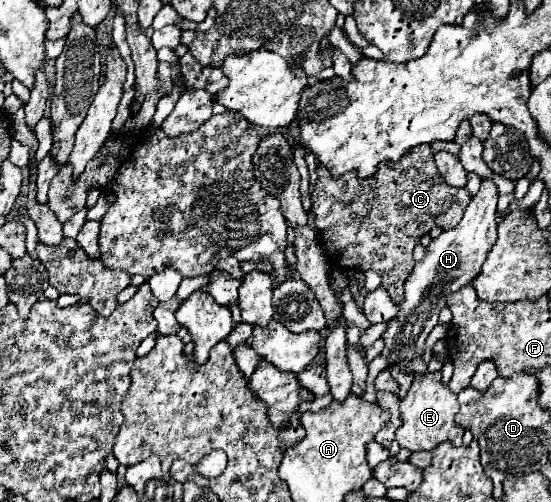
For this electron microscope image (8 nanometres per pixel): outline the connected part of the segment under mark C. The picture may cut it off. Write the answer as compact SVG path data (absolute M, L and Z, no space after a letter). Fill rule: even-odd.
M416 146L400 162L382 162L370 178L358 178L352 172L346 172L340 178L334 178L326 166L316 168L316 184L312 190L312 208L314 224L326 244L326 254L336 270L374 270L382 276L382 288L390 294L392 302L400 302L404 298L404 282L414 266L413 252L424 234L438 226L443 230L452 229L460 222L470 194L464 188L454 188L440 178L440 172L434 164L434 152L430 146Z

